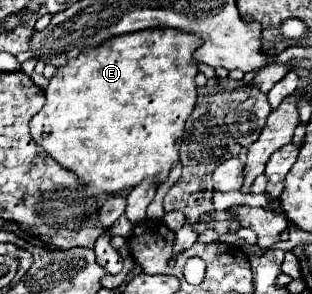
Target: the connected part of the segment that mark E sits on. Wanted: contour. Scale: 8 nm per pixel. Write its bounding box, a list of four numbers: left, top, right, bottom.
[31,27,201,193]

